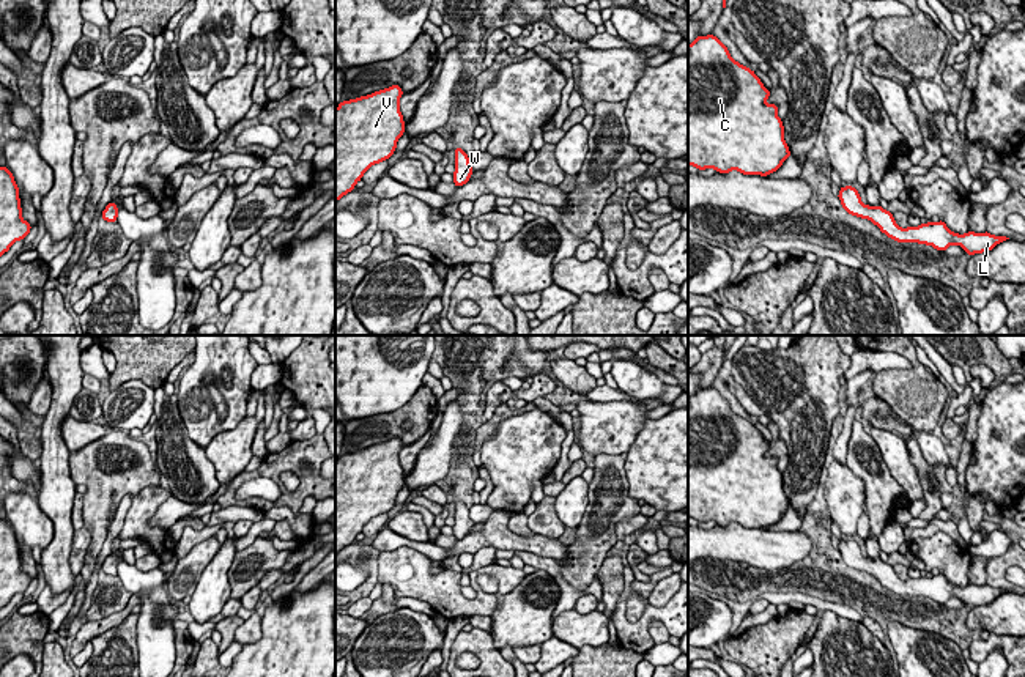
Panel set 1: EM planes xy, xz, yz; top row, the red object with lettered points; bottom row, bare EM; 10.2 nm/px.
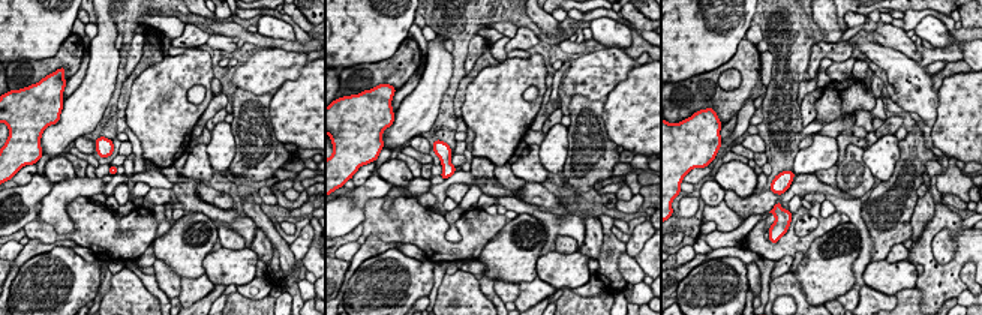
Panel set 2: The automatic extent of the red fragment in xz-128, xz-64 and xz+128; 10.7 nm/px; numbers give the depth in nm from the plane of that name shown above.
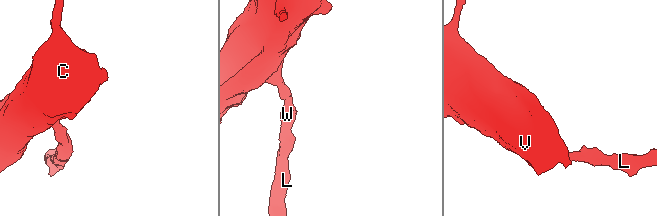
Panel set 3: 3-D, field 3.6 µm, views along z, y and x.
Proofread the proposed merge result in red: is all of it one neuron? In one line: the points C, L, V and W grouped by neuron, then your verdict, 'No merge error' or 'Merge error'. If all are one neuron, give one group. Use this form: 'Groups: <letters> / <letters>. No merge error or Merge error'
Groups: C L V W. No merge error

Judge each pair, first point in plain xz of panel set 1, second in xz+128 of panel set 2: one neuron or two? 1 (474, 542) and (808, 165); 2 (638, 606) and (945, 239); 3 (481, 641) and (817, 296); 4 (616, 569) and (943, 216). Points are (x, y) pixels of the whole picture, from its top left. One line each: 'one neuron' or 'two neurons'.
1: two neurons
2: one neuron
3: two neurons
4: two neurons

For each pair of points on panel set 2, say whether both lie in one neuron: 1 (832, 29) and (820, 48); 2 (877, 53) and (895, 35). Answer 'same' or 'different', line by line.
1: different
2: different

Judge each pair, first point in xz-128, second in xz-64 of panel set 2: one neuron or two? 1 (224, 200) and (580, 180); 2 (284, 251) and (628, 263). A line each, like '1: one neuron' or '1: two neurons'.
1: two neurons
2: one neuron

